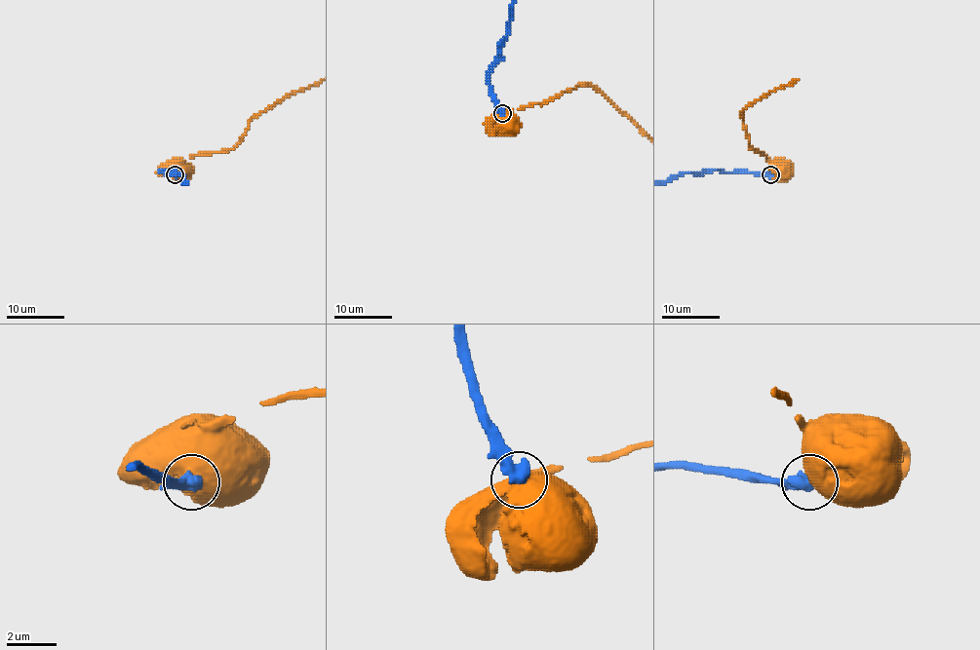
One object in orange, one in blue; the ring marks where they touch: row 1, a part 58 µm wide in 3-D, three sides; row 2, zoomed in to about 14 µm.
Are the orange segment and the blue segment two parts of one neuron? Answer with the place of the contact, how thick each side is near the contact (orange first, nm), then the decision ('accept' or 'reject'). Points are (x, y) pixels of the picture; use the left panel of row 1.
at (175, 174); 1050 nm thick on the orange side, 600 nm on the other; reject

